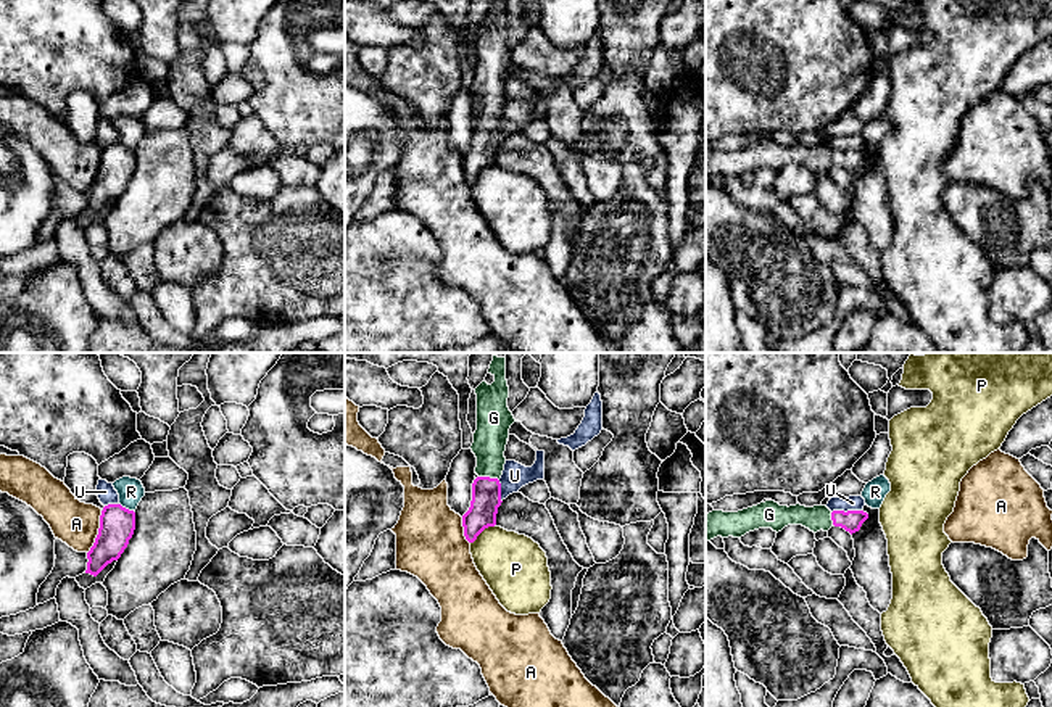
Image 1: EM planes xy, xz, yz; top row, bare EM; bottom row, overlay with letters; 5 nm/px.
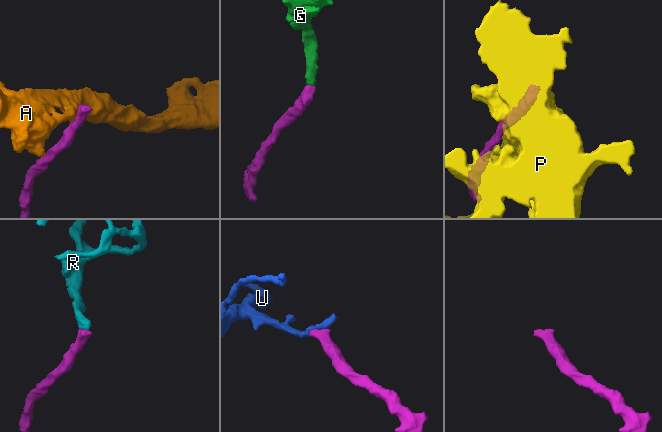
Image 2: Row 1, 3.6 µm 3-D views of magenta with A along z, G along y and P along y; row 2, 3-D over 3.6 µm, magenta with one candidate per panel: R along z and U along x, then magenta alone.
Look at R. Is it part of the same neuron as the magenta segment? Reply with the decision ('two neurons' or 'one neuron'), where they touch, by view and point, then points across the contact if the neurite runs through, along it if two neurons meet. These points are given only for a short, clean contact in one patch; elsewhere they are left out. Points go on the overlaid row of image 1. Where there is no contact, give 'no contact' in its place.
two neurons; contact xy (128, 509); border xy (120, 503), (134, 512)

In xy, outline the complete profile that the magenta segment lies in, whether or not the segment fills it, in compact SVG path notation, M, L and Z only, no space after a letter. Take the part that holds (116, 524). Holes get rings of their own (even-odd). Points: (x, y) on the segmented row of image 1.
M108 504L100 515L100 528L87 552L87 570L97 577L108 564L118 560L135 530L135 512L121 504Z

